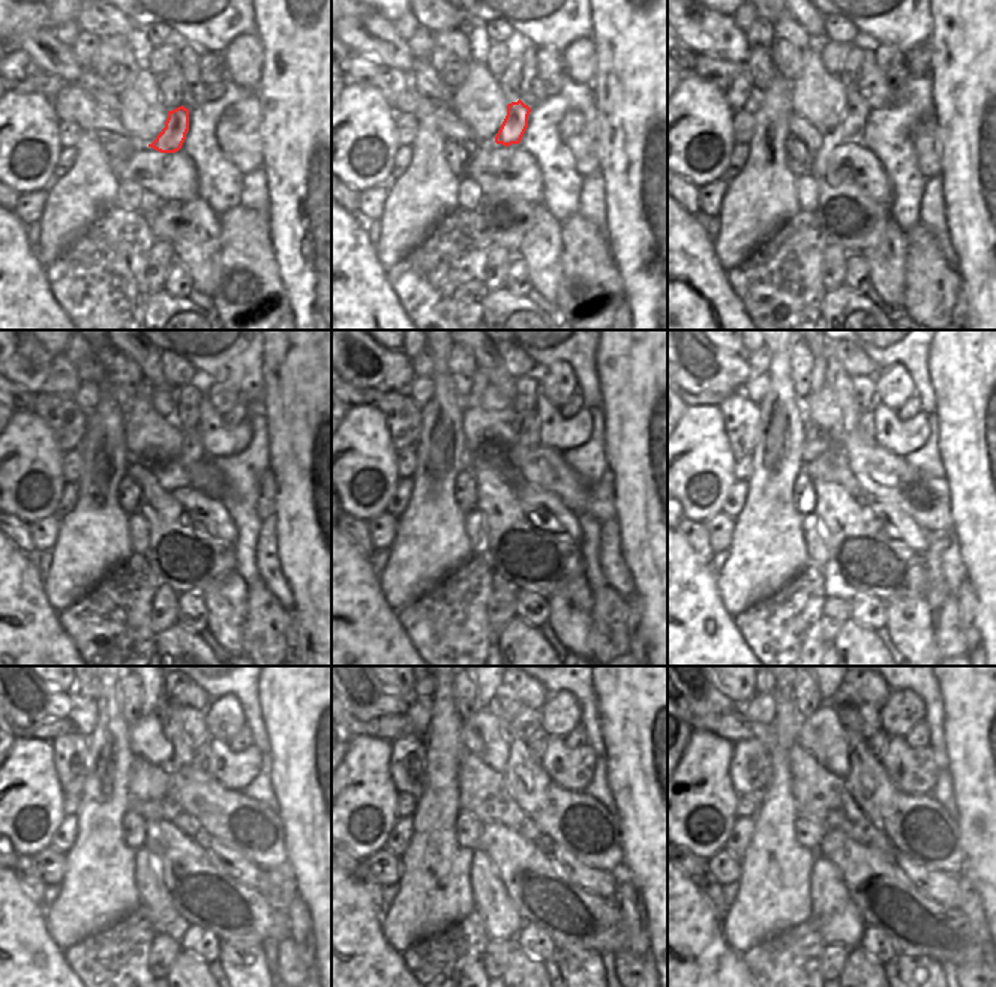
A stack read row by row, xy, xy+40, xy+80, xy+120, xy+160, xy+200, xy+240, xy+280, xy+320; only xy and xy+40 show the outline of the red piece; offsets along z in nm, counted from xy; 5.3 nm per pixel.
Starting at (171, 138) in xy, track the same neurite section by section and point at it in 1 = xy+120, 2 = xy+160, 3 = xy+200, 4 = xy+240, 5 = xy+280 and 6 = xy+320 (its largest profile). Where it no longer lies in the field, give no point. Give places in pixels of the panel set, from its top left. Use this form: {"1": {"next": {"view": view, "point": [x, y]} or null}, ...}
{"1": {"next": {"view": "xy+120", "point": [191, 450]}}, "2": {"next": {"view": "xy+160", "point": [528, 425]}}, "3": {"next": {"view": "xy+200", "point": [867, 426]}}, "4": {"next": {"view": "xy+240", "point": [200, 753]}}, "5": {"next": {"view": "xy+280", "point": [537, 744]}}, "6": {"next": {"view": "xy+320", "point": [876, 741]}}}

